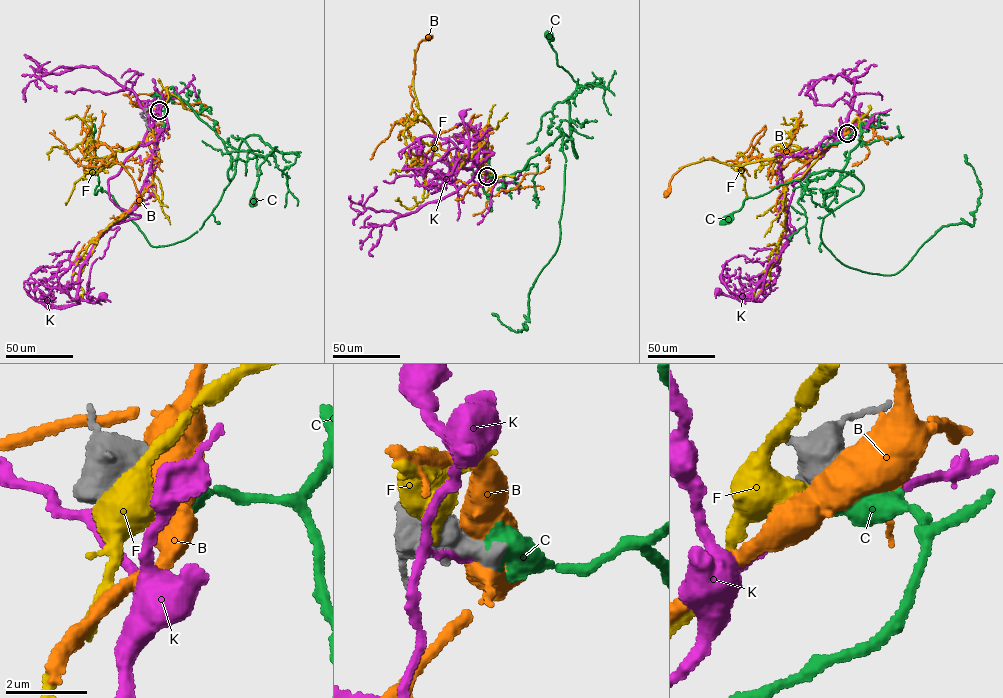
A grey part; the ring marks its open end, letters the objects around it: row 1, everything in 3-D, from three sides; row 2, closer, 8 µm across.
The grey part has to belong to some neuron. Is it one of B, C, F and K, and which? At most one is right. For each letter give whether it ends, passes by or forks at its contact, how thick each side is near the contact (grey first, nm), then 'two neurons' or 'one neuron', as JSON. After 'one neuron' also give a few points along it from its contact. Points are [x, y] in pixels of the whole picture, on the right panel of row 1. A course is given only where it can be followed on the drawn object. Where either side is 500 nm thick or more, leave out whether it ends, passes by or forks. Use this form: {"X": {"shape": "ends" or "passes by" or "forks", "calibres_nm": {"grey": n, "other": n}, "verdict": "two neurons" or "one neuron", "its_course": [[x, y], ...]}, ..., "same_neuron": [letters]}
{"B": {"calibres_nm": {"grey": 800, "other": 600}, "verdict": "two neurons"}, "C": {"calibres_nm": {"grey": 550, "other": 650}, "verdict": "one neuron", "its_course": [[847, 133], [863, 125], [825, 208], [860, 194], [851, 175], [821, 171], [806, 185], [748, 197], [726, 220]]}, "F": {"calibres_nm": {"grey": 650, "other": 550}, "verdict": "two neurons"}, "K": {"calibres_nm": {"grey": 900, "other": 170}, "verdict": "two neurons"}, "same_neuron": ["C"]}

